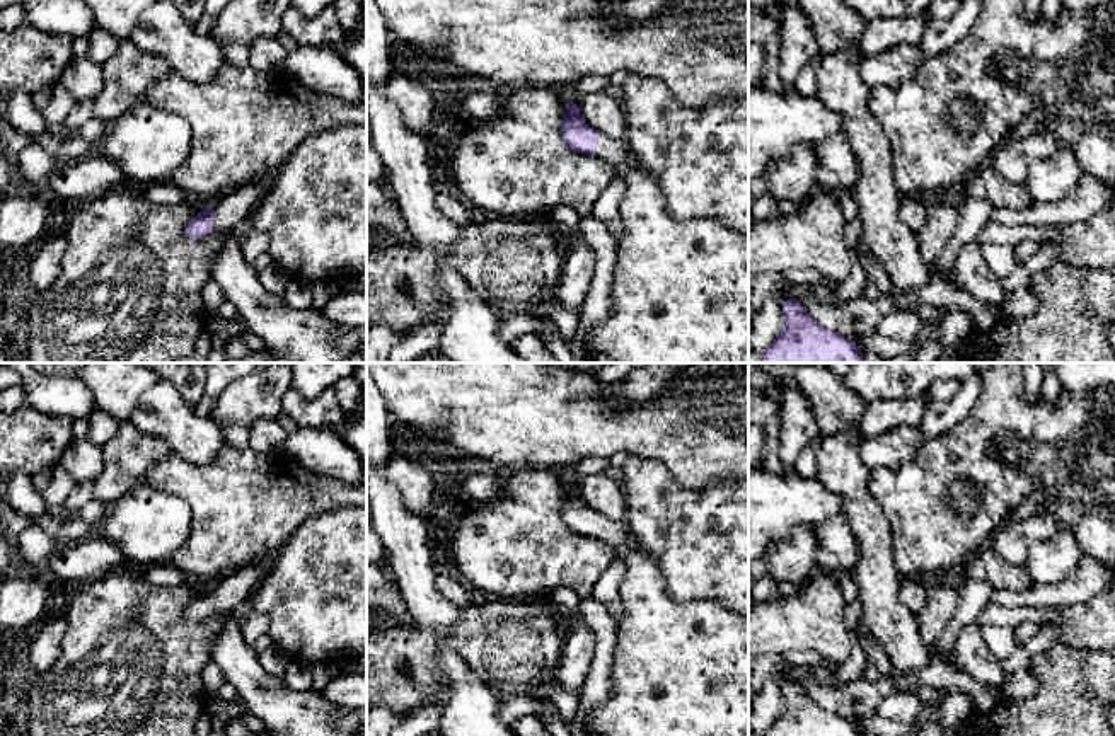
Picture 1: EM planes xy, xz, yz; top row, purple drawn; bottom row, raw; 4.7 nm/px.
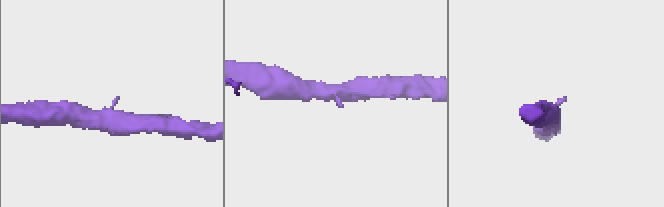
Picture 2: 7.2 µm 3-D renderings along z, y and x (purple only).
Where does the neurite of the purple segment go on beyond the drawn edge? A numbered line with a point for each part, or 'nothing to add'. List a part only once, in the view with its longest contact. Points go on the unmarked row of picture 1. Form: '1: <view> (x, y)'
1: xy (232, 593)

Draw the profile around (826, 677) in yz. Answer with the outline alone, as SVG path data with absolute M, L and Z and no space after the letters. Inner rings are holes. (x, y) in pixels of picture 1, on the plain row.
M794 666L794 671L822 687L835 688L835 670Z

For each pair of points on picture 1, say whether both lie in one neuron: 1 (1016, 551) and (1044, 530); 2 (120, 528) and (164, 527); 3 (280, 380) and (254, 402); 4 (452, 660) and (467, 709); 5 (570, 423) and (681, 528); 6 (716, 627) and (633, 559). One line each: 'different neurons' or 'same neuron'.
1: same neuron
2: same neuron
3: same neuron
4: same neuron
5: different neurons
6: same neuron

